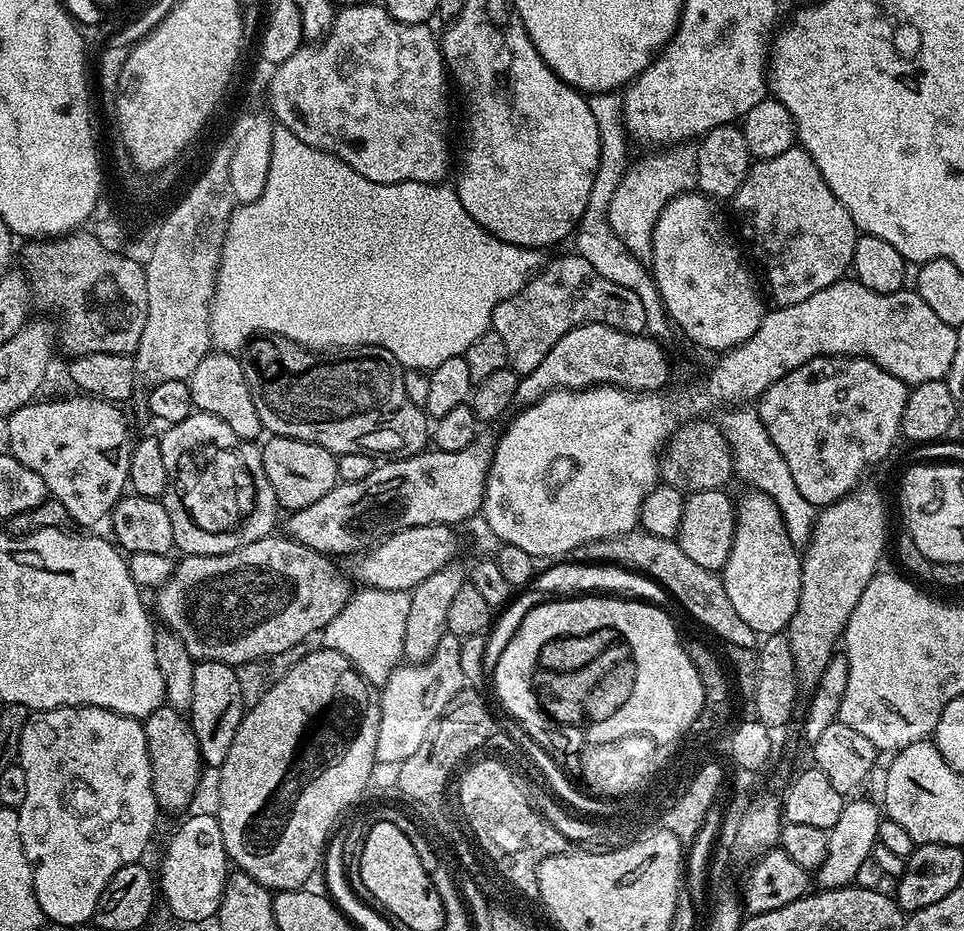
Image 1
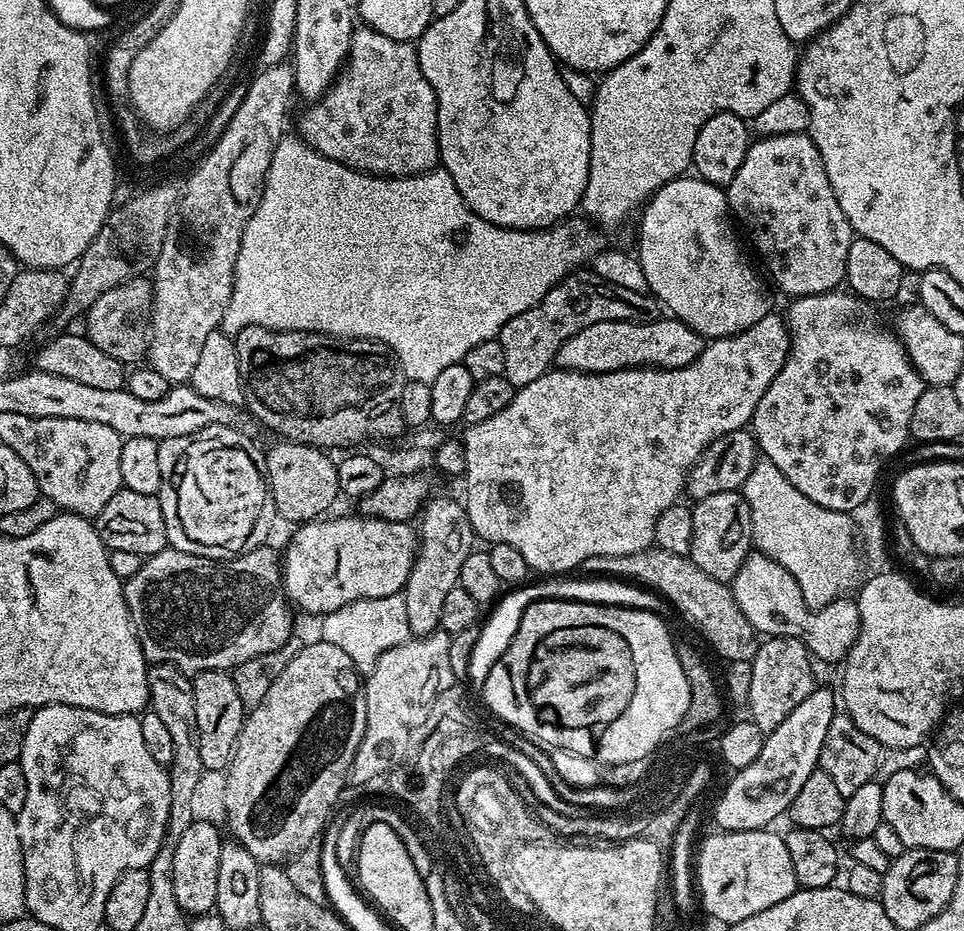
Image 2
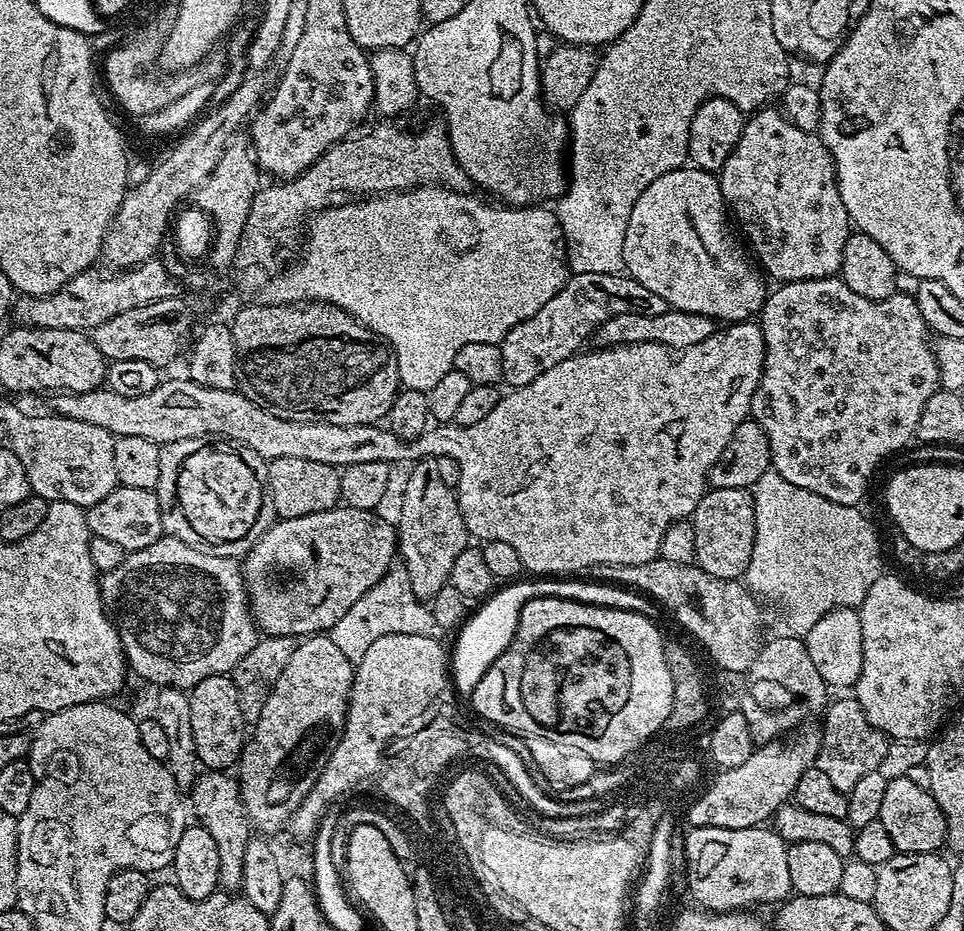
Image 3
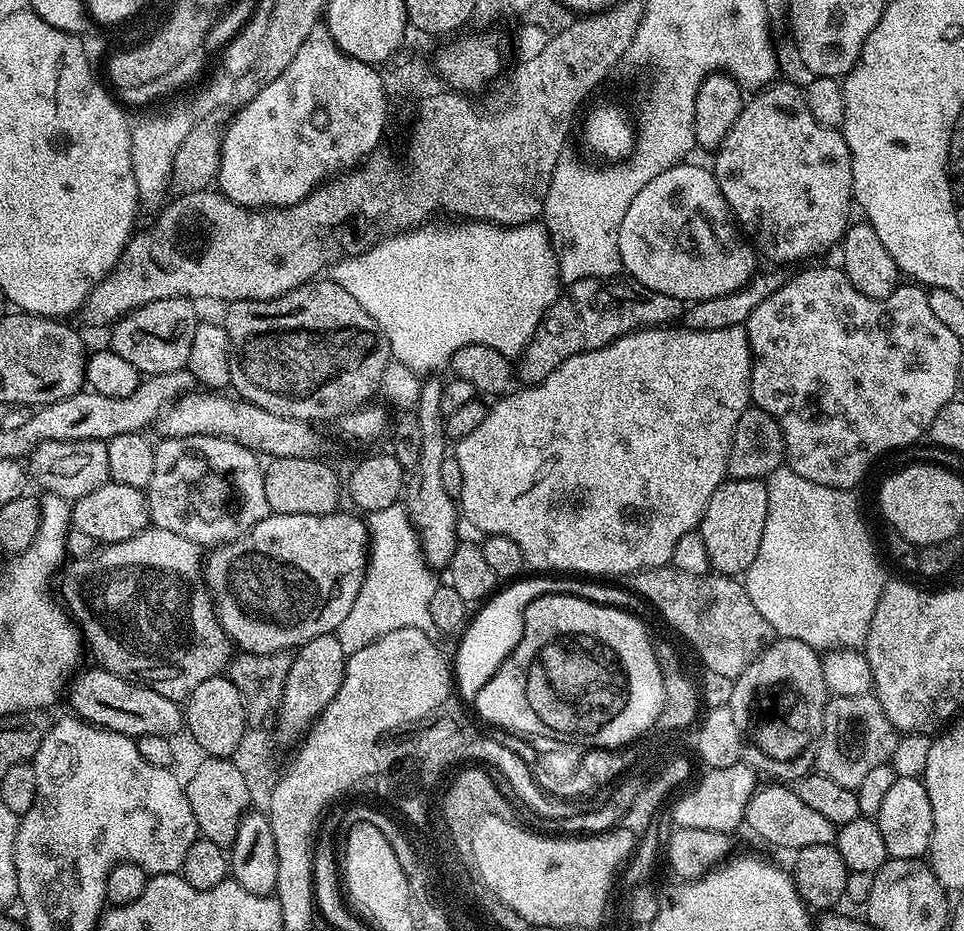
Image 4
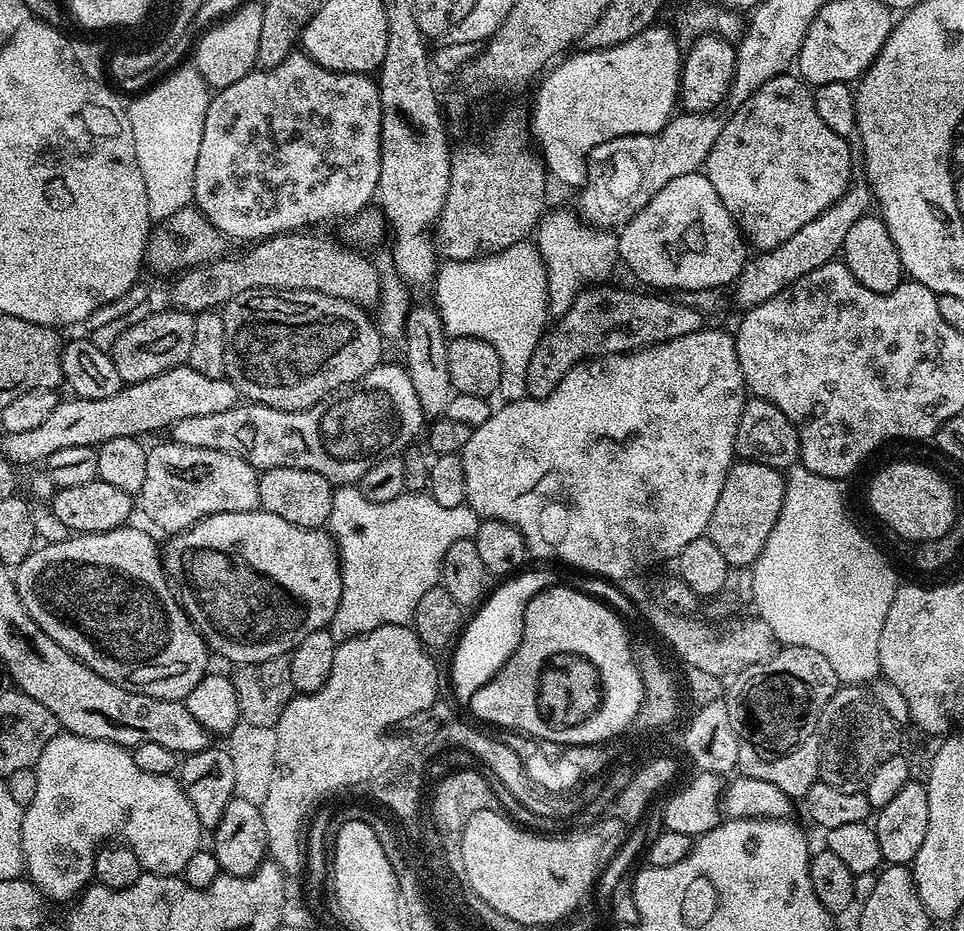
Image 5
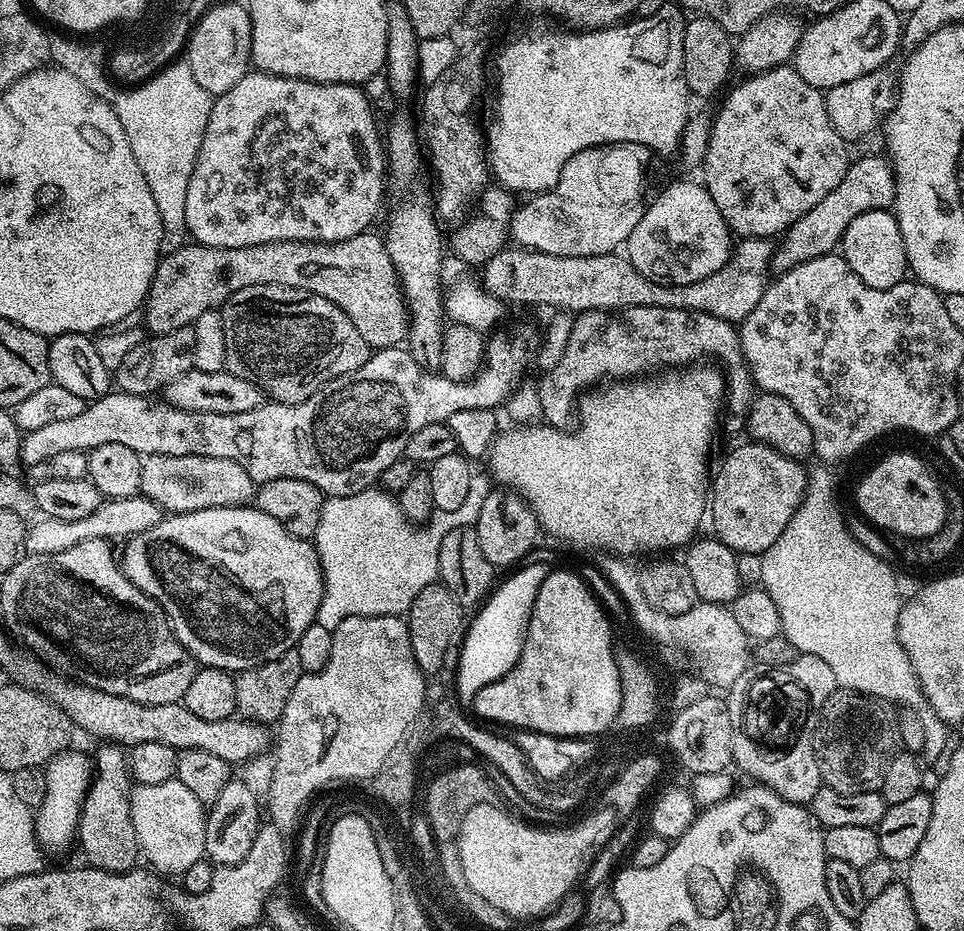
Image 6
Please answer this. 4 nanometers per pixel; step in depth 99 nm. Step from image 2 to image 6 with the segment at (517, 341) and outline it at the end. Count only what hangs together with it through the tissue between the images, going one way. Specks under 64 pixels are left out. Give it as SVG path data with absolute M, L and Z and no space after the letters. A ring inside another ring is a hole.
M634 306L633 308L617 308L610 312L594 310L579 313L572 321L570 338L566 342L566 350L562 350L562 358L552 368L543 373L538 380L538 398L542 398L543 423L553 428L564 428L567 420L574 416L581 395L593 386L599 385L603 376L608 378L636 378L647 368L655 370L676 370L681 366L692 366L703 356L713 356L726 377L726 408L734 415L743 417L751 408L754 399L752 376L748 372L748 364L744 361L740 334L737 325L726 322L722 318L714 318L714 314L663 308L662 306Z

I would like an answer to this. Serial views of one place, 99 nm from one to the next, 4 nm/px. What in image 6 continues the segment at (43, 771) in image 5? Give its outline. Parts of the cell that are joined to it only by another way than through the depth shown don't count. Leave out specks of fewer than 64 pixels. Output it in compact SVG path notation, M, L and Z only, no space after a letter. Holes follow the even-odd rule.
M65 750L55 756L46 768L46 798L35 809L36 841L45 853L64 852L75 845L78 840L80 827L80 811L88 793L88 786L92 783L94 764L80 752ZM180 780L158 782L158 786L136 784L130 795L136 840L143 859L148 859L157 873L180 878L194 866L194 862L205 859L206 808L194 794L190 794L190 790L186 790L186 786L182 786Z

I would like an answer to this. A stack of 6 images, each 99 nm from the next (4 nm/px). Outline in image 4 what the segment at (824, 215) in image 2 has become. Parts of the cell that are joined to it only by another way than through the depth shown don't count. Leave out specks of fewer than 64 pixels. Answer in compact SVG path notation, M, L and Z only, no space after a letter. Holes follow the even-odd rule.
M773 82L759 89L753 95L756 97L745 103L734 126L730 126L730 134L715 149L714 171L729 213L734 220L736 216L735 223L742 232L744 227L743 235L763 259L765 256L768 260L804 260L827 248L835 249L844 239L850 223L848 211L854 208L852 159L843 131L814 122L801 85L780 83Z

